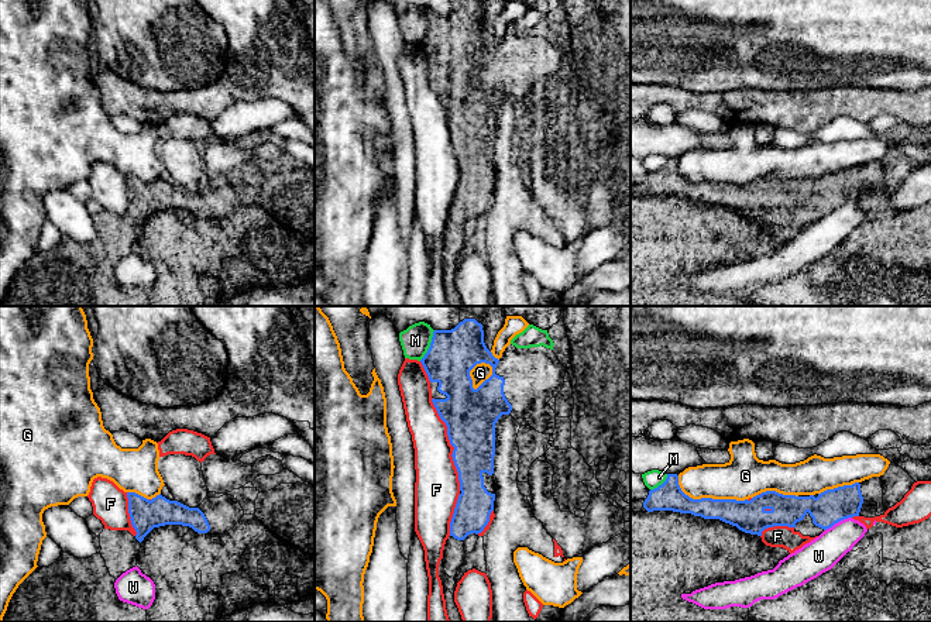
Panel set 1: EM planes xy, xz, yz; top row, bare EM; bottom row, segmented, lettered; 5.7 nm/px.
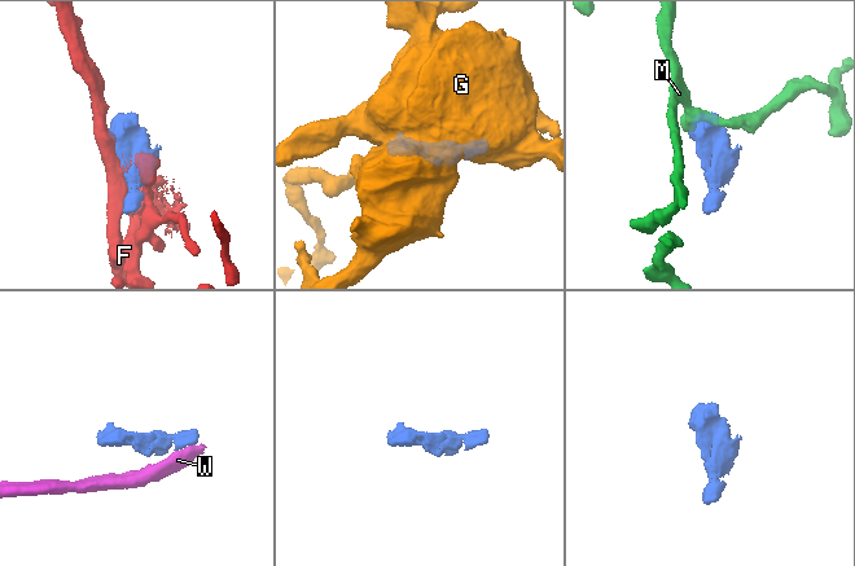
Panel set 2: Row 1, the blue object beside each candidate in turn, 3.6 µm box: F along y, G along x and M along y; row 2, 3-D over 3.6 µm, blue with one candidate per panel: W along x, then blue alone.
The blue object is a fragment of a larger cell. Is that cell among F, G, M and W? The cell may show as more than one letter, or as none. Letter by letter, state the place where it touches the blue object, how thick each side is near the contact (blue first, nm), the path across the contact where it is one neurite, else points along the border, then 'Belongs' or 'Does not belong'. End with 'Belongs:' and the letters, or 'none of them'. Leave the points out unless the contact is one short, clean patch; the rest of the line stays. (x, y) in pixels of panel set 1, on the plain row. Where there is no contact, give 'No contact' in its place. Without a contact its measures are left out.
F: Touches blue at xz (450, 127). Thickness 300 nm (blue) against 240 nm. Does not belong
G: Touches blue at yz (707, 182). Thickness 180 nm (blue) against 240 nm. Does not belong
M: Touches blue at xz (430, 30). Thickness 280 nm (blue) against 170 nm. Does not belong
W: Touches blue at yz (838, 205). Thickness 190 nm (blue) against 190 nm. Boundary: yz (851, 200), (835, 206), (825, 215). Does not belong
Belongs: none of them

